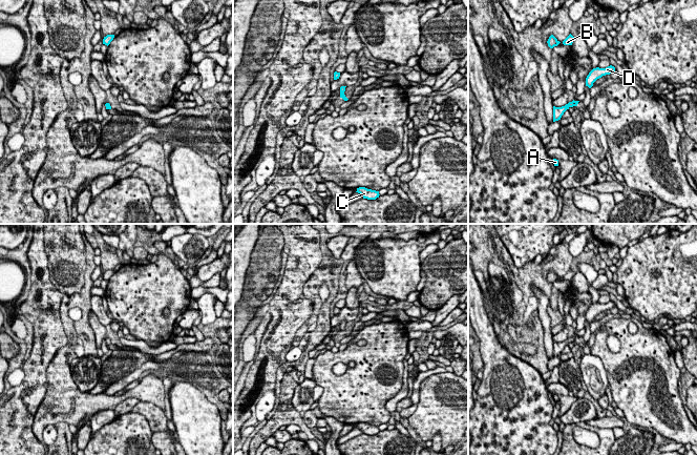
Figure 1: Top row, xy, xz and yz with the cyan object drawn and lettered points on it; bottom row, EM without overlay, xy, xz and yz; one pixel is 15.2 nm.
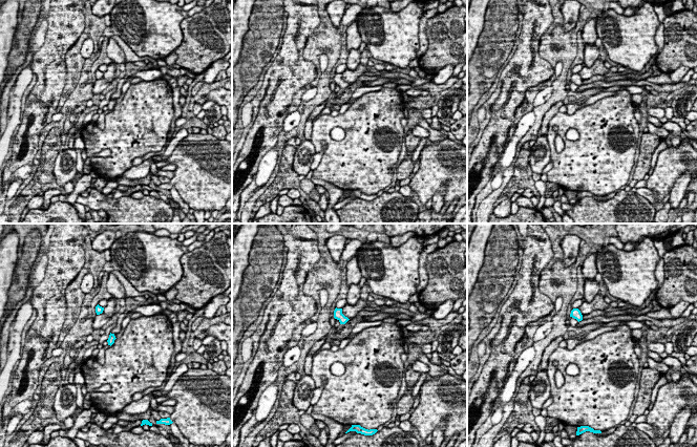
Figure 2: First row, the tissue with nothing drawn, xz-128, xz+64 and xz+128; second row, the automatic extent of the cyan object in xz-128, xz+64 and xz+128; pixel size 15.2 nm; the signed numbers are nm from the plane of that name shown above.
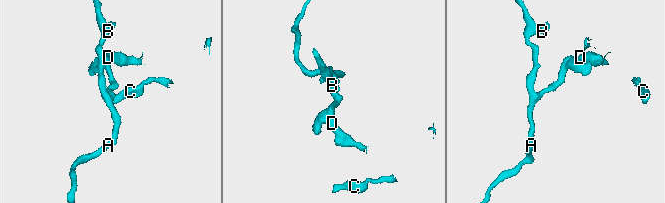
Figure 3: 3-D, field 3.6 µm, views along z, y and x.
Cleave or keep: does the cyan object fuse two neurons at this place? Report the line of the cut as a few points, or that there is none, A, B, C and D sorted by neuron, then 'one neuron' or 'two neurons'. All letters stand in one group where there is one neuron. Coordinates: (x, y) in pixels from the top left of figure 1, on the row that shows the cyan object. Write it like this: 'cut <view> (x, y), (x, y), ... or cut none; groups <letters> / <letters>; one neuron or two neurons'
cut xz (345, 86), (340, 92); groups A B / C D; two neurons

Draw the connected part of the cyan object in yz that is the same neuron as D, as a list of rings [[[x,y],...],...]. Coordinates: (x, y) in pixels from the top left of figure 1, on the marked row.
[[[612,65],[606,68],[599,68],[599,67],[593,68],[586,78],[586,86],[591,88],[593,86],[593,83],[597,79],[601,78],[603,76],[610,75],[613,73],[615,73],[615,67]]]

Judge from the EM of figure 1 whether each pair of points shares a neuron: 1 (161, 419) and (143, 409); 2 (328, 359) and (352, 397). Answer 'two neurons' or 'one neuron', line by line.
1: one neuron
2: one neuron

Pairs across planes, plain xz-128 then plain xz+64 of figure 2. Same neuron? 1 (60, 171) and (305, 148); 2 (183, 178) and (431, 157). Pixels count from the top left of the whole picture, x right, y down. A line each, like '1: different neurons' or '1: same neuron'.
1: same neuron
2: same neuron

